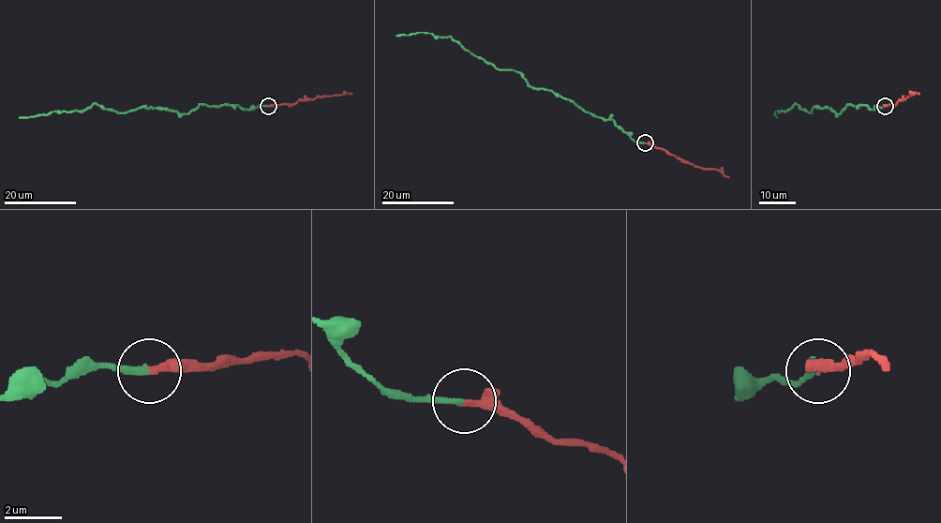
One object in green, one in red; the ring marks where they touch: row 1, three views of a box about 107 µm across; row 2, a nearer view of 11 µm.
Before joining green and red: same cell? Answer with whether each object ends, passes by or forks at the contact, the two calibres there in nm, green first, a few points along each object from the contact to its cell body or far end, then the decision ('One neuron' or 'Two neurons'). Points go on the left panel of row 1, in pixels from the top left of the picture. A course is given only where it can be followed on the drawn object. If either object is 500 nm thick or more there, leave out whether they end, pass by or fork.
At the ring green ends. At the ring red passes by. Thickness 220 nm (green) against 200 nm. Course of green: (268, 106), (200, 104), (187, 113), (142, 107), (119, 112), (94, 103), (82, 111), (19, 118). Course of red: (268, 106), (351, 93). One neuron

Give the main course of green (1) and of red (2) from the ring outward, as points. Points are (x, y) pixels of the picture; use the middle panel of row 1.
1: (645, 143), (613, 120), (530, 87), (520, 73), (497, 69), (451, 37), (396, 36)
2: (645, 143), (694, 166), (718, 169), (729, 177)

